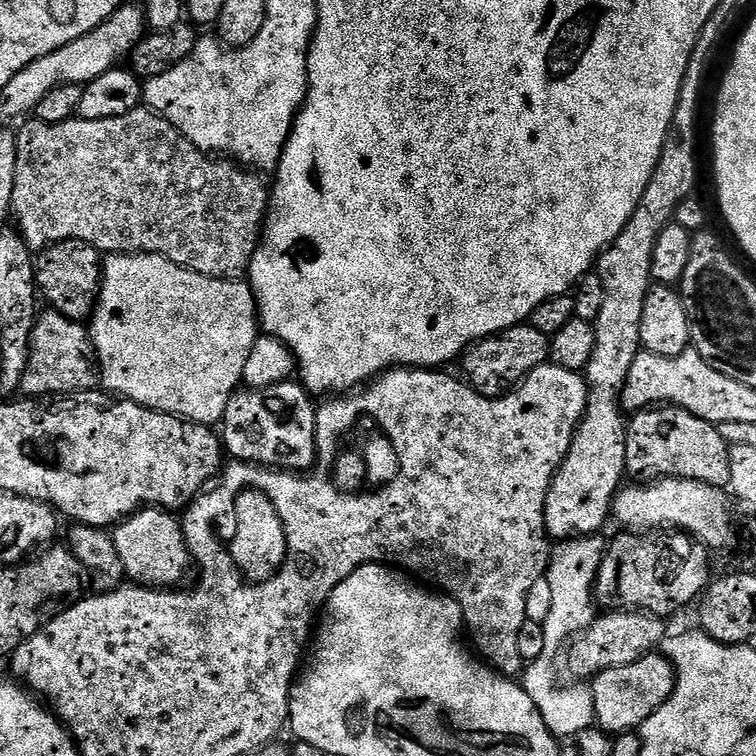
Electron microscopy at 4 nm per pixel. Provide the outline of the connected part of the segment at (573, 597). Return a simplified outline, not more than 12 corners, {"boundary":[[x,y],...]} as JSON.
{"boundary":[[597,534],[551,549],[546,650],[522,672],[557,738],[596,724],[591,687],[556,685],[552,659],[598,615]]}

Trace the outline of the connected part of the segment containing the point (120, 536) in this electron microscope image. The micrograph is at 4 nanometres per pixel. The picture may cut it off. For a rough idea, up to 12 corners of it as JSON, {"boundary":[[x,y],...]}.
{"boundary":[[149,506],[115,525],[133,585],[172,590],[190,564],[186,532]]}

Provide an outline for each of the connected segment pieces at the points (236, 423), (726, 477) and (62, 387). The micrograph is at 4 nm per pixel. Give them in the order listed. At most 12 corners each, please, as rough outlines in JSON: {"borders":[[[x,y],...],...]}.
{"borders":[[[295,379],[237,391],[222,421],[241,464],[307,473],[317,405]],[[653,406],[626,424],[625,473],[727,489],[717,425]],[[41,311],[19,391],[60,398],[98,380],[90,332]]]}

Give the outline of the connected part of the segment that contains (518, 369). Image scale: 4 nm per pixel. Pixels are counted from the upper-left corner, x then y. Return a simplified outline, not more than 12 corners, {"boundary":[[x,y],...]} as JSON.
{"boundary":[[525,322],[473,344],[462,376],[495,400],[549,363],[551,339]]}

